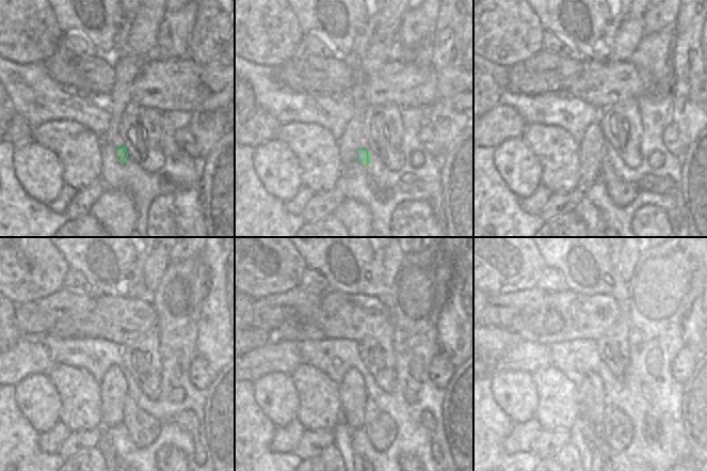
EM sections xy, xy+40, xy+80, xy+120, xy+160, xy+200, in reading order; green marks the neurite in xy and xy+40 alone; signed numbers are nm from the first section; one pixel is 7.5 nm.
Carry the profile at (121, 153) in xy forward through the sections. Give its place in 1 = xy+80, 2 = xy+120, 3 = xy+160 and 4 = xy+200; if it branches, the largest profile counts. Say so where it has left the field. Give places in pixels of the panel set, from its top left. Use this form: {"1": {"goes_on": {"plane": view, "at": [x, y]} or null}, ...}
{"1": {"goes_on": {"plane": "xy+80", "at": [622, 193]}}, "2": {"goes_on": {"plane": "xy+120", "at": [143, 428]}}, "3": {"goes_on": {"plane": "xy+160", "at": [381, 428]}}, "4": {"goes_on": {"plane": "xy+200", "at": [619, 429]}}}

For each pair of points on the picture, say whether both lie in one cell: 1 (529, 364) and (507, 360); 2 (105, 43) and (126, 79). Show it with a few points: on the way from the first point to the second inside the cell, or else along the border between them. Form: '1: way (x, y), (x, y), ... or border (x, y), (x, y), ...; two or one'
1: way (524, 360), (512, 360); one
2: border (126, 50), (113, 60); two

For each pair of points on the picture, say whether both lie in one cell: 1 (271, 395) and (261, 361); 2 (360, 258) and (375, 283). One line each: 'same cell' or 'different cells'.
1: different cells
2: same cell

